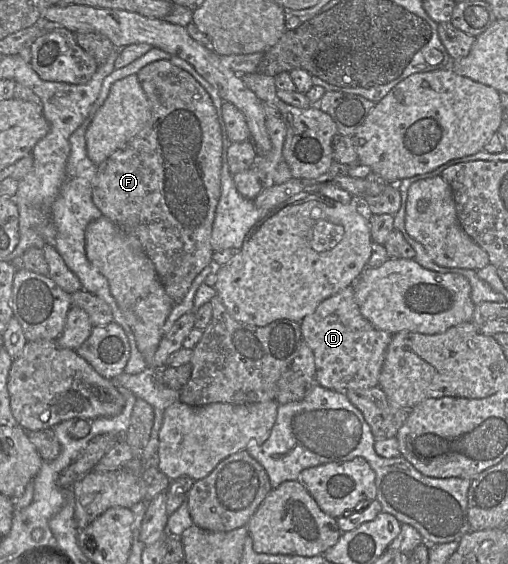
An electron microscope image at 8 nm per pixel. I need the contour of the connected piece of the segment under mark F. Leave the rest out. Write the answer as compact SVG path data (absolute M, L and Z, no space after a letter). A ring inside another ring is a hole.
M170 60L147 64L137 77L151 105L150 119L137 135L97 166L92 200L103 216L139 239L167 295L179 303L196 276L212 262L212 228L221 197L221 128L210 95L191 74Z

